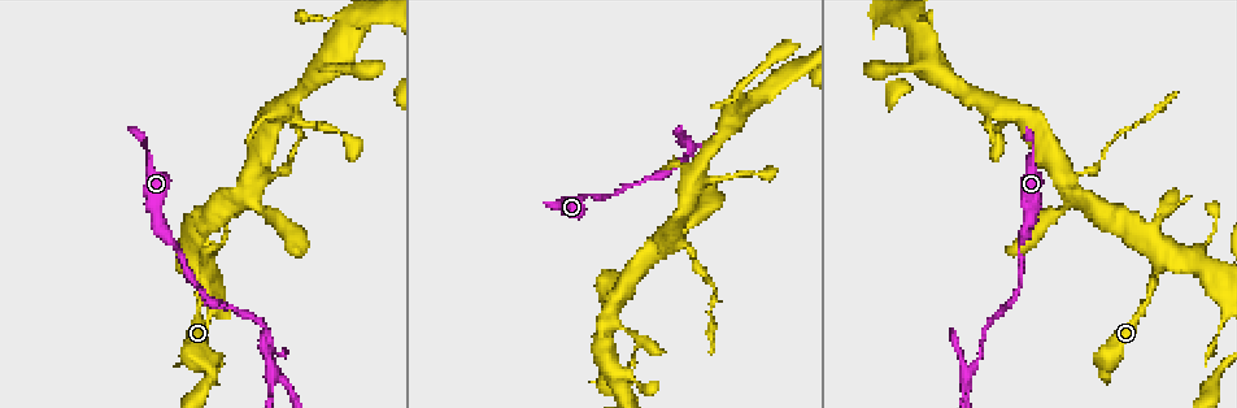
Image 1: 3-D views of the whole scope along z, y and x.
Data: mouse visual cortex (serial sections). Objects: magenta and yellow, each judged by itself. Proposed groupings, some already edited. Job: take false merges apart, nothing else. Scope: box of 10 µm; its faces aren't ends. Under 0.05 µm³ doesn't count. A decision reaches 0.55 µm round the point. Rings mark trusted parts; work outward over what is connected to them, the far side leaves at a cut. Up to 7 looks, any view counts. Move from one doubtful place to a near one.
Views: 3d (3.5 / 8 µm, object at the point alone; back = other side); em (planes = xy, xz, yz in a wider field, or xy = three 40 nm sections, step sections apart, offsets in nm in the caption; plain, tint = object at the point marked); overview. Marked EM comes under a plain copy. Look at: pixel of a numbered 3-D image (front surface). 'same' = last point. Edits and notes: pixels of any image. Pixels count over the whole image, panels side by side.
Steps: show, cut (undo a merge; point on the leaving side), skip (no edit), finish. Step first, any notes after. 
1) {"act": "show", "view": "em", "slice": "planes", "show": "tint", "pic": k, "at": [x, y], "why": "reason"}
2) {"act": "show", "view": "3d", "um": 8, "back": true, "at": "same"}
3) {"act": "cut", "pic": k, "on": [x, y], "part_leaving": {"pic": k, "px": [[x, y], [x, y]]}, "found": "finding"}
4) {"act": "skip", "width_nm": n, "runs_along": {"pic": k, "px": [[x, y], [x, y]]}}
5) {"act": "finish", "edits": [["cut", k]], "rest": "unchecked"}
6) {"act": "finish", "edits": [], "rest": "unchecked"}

{"act": "show", "view": "3d", "um": 8, "pic": 1, "at": [689, 146], "why": "arms part here"}

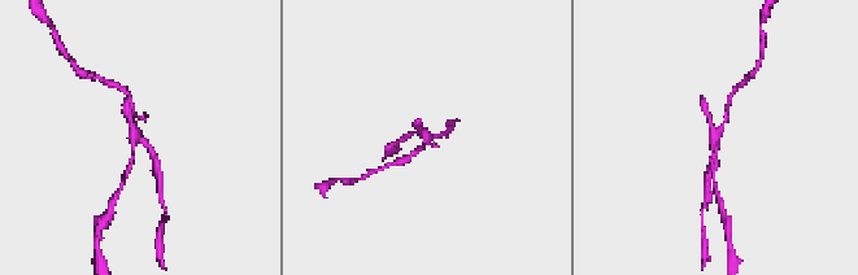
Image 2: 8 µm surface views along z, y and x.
{"act": "show", "view": "em", "slice": "xy", "step": 2, "show": "tint", "at": "same"}

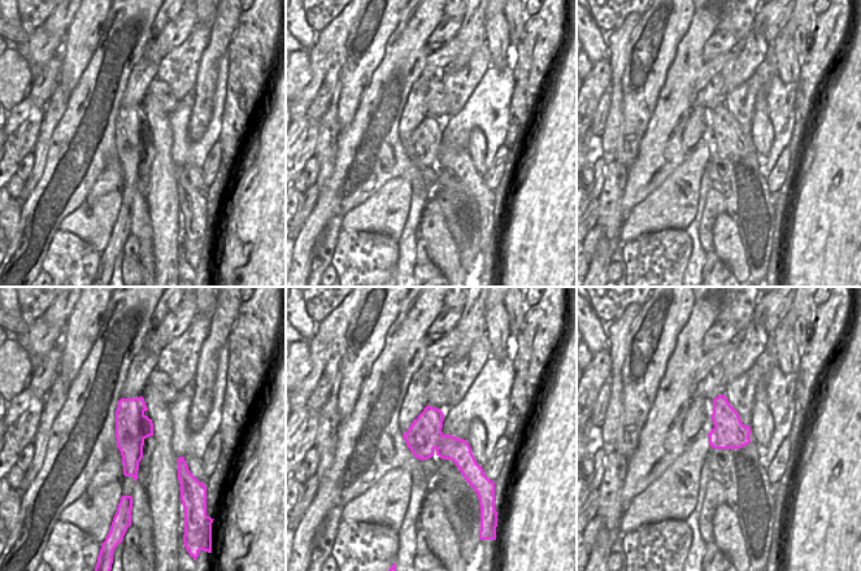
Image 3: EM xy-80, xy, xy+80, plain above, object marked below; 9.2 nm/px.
{"act": "cut", "pic": 2, "on": [127, 110], "part_leaving": {"pic": 2, "px": [[715, 130], [711, 127], [701, 95]]}, "found": "a second cell is stuck on"}

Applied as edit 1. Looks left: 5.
{"act": "show", "view": "3d", "um": 3.5, "pic": 1, "at": [604, 339], "why": "small branch off a trunk"}

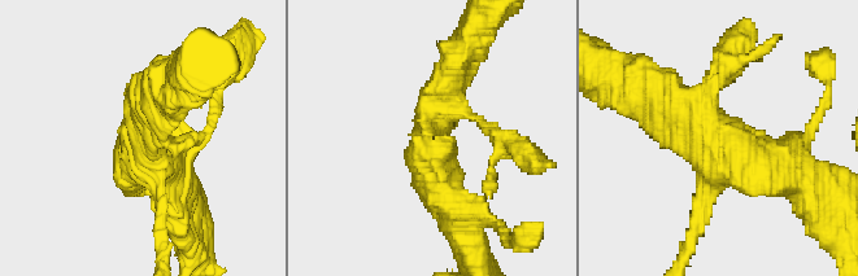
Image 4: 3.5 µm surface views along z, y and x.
{"act": "show", "view": "em", "slice": "xy", "step": 2, "show": "tint", "pic": 4, "at": [140, 164], "arms": 3, "arm_widths_nm": [200, 500, 500]}

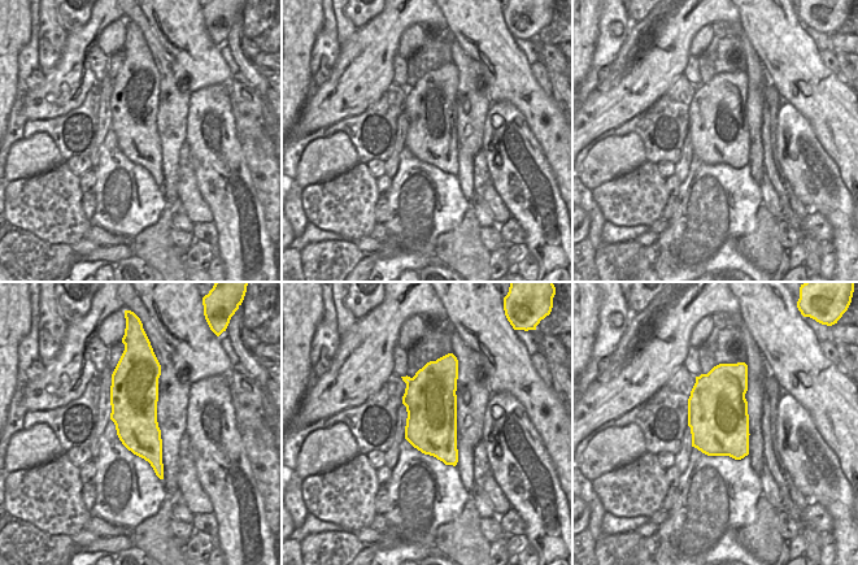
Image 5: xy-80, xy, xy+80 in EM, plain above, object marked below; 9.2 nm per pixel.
{"act": "skip", "width_nm": 480, "runs_along": {"pic": 4, "px": [[691, 237], [714, 143], [667, 103]]}, "found": "all the same cell"}

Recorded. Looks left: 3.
{"act": "show", "view": "3d", "um": 3.5, "pic": 1, "at": [273, 175], "why": "calibre changes"}

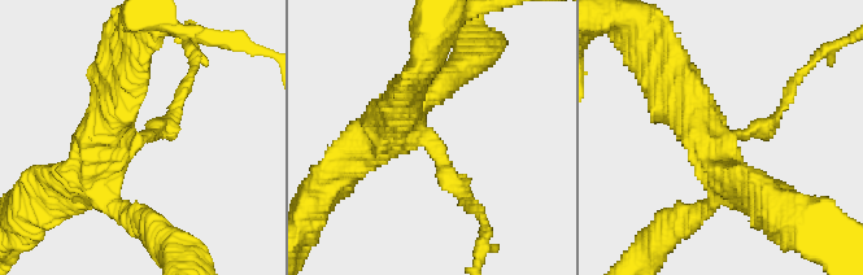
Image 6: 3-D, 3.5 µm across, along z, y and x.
{"act": "show", "view": "em", "slice": "xy", "step": 1, "show": "tint", "pic": 6, "at": [146, 137], "arm_widths_nm": [150, 500], "why": "shape alone is not enough"}

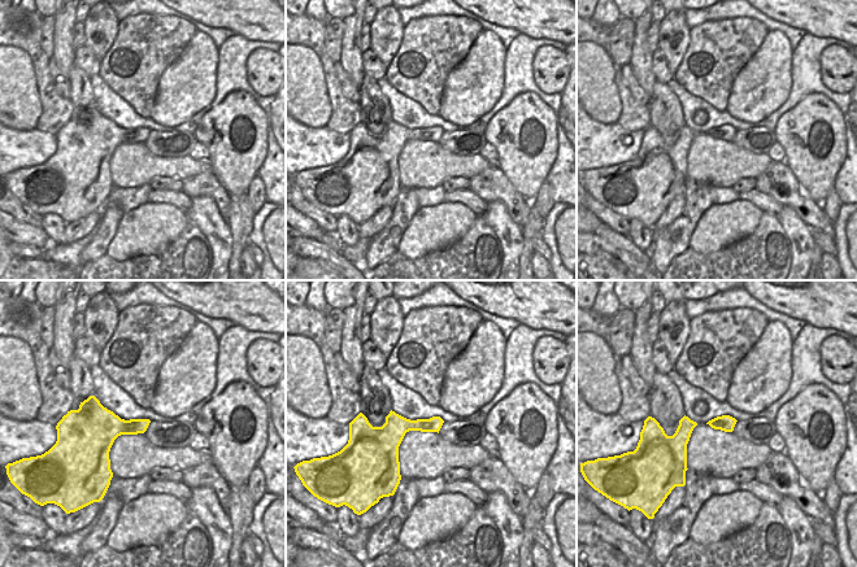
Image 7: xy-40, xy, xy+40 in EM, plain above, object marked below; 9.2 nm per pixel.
{"act": "cut", "pic": 6, "on": [460, 191], "part_leaving": {"pic": 6, "px": [[437, 149], [486, 228]]}, "found": "two cells meet here"}

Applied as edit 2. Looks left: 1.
{"act": "finish", "edits": [["cut", 2], ["cut", 6]], "rest": "unchecked"}

